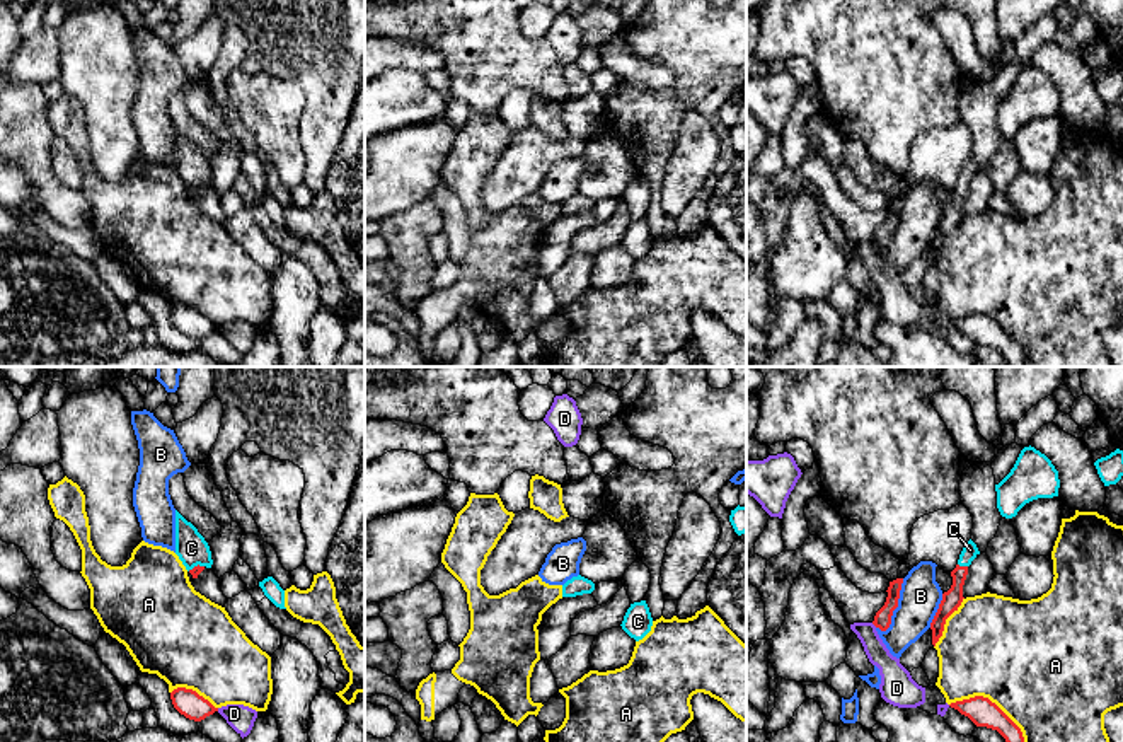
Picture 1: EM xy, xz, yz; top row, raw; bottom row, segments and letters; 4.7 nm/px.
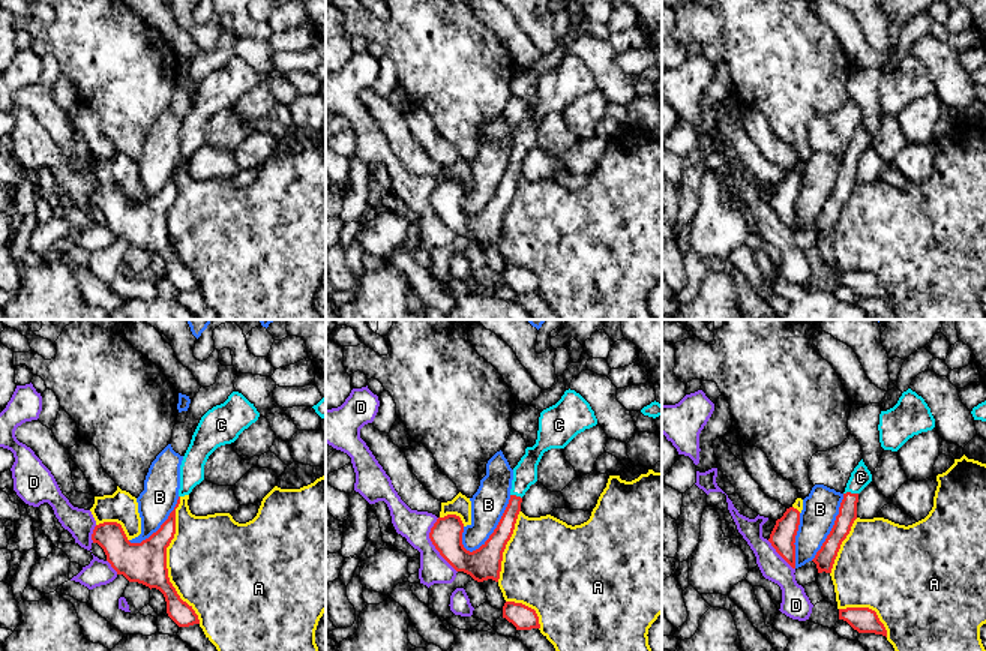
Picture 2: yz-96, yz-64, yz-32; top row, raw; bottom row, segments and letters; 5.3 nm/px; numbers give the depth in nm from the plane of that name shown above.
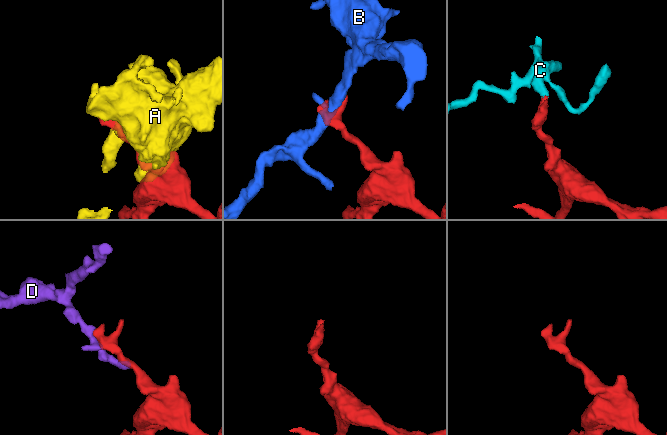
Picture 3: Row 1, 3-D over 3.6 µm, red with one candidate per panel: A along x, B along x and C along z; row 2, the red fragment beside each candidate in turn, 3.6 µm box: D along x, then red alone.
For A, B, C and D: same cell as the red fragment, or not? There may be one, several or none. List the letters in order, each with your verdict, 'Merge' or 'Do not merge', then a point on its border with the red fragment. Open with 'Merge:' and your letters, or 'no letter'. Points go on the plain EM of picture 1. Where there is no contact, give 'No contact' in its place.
Merge: C
A: Do not merge. Touches red at yz (994, 321)
B: Do not merge. Touches red at yz (897, 224)
C: Merge. Touches red at yz (963, 185)
D: Do not merge. Touches red at yz (875, 243)

